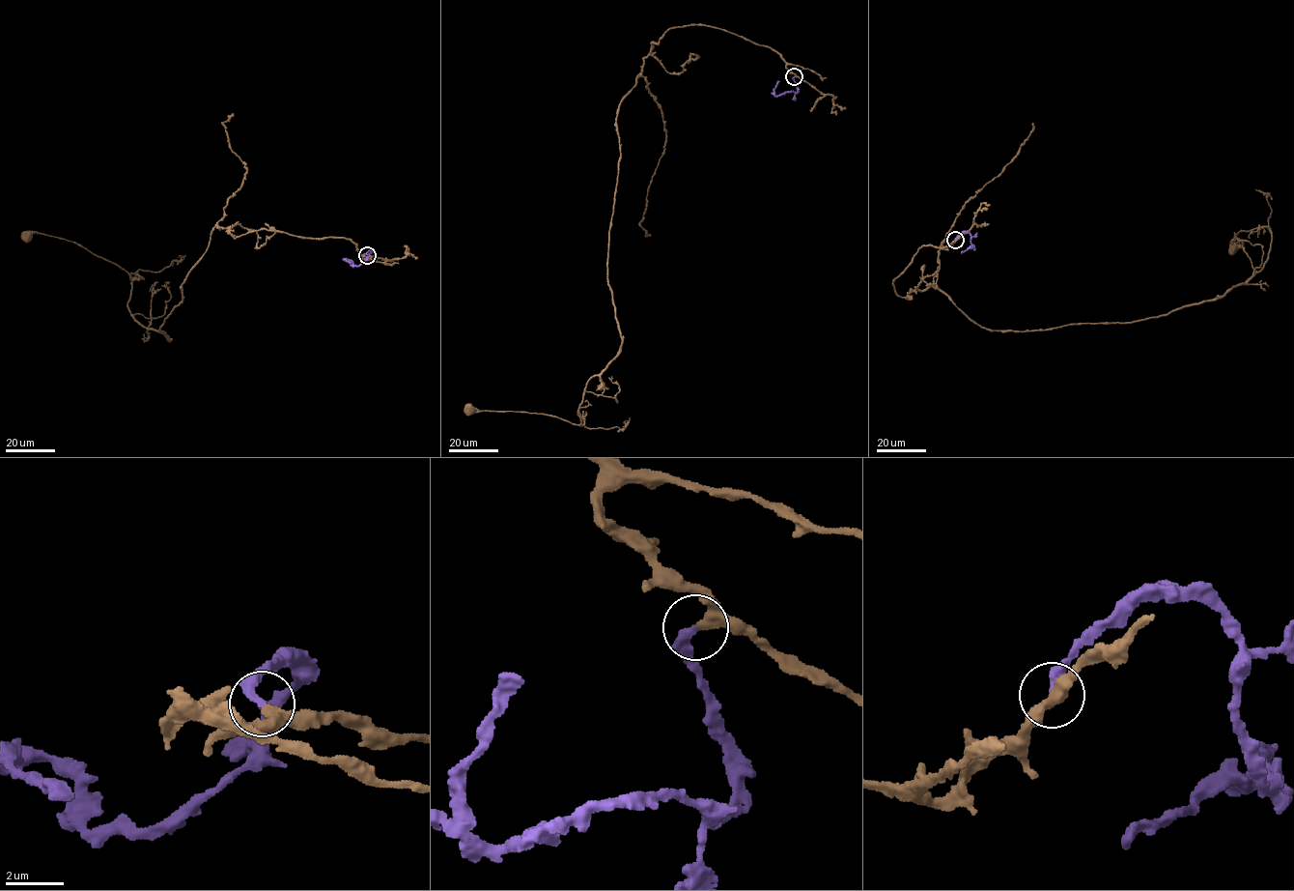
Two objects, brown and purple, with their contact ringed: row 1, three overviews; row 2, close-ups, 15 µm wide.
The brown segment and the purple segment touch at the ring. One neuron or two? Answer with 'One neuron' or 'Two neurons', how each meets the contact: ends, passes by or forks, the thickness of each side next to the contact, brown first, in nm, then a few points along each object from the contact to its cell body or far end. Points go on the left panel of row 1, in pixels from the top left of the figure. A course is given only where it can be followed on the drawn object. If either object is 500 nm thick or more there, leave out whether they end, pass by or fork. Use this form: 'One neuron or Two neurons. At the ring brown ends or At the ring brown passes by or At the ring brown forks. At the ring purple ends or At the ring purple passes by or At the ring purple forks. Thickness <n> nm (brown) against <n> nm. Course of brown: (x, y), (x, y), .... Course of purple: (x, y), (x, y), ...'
One neuron. At the ring brown passes by. At the ring purple ends. Thickness 240 nm (brown) against 280 nm. Course of brown: (367, 254), (343, 238), (216, 226), (160, 328), (169, 341), (128, 311), (124, 270), (26, 235). Course of purple: (367, 254), (370, 251), (367, 259), (357, 266), (351, 263)

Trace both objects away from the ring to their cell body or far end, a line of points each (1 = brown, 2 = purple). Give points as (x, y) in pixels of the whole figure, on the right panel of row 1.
1: (954, 240), (919, 248), (894, 292), (936, 286), (1020, 331), (1221, 298), (1271, 232), (1233, 246)
2: (954, 240), (963, 232), (970, 235), (973, 247), (961, 252)

